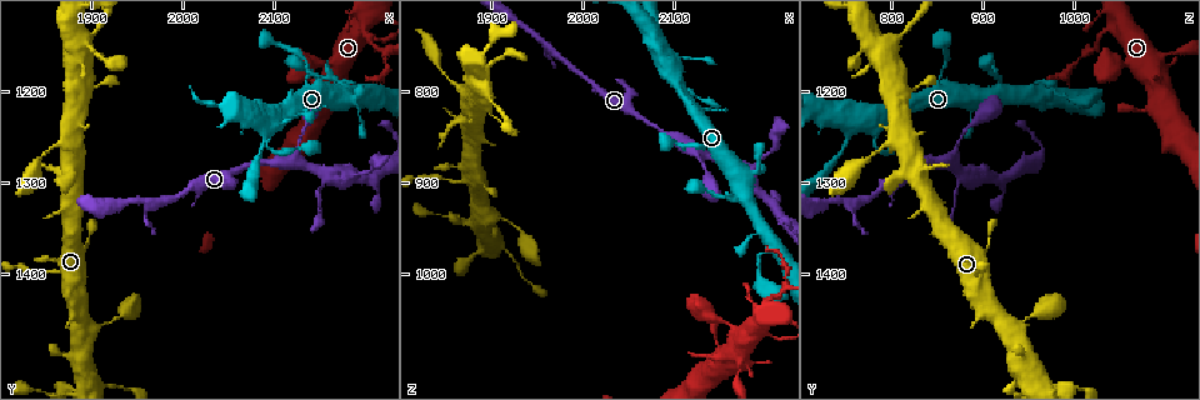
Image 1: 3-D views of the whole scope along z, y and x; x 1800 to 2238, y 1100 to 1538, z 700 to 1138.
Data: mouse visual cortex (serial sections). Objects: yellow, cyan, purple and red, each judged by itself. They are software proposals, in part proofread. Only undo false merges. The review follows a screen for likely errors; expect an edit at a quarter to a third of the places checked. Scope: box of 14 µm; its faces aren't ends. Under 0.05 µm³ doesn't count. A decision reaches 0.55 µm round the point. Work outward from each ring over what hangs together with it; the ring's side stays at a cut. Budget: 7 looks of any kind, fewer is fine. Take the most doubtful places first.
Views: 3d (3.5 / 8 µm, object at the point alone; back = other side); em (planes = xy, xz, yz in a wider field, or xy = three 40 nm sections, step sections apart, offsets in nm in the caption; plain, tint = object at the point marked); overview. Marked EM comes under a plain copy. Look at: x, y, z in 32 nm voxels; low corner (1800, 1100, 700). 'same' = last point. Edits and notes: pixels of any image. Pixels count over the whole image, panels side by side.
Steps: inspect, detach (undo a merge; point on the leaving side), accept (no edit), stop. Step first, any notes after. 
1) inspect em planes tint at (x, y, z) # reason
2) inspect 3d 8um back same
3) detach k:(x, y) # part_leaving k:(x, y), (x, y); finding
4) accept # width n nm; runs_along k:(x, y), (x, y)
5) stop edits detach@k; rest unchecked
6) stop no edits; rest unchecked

inspect 3d 3.5um at (2085, 1245, 755) # narrows sharply

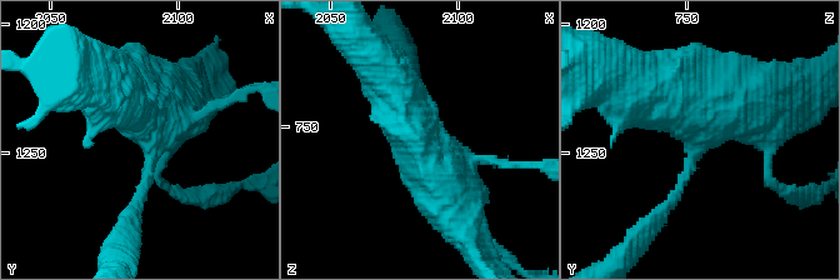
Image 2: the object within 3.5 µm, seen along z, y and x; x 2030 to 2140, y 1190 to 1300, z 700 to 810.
inspect em xy step 1 tint at (2088, 1244, 754)

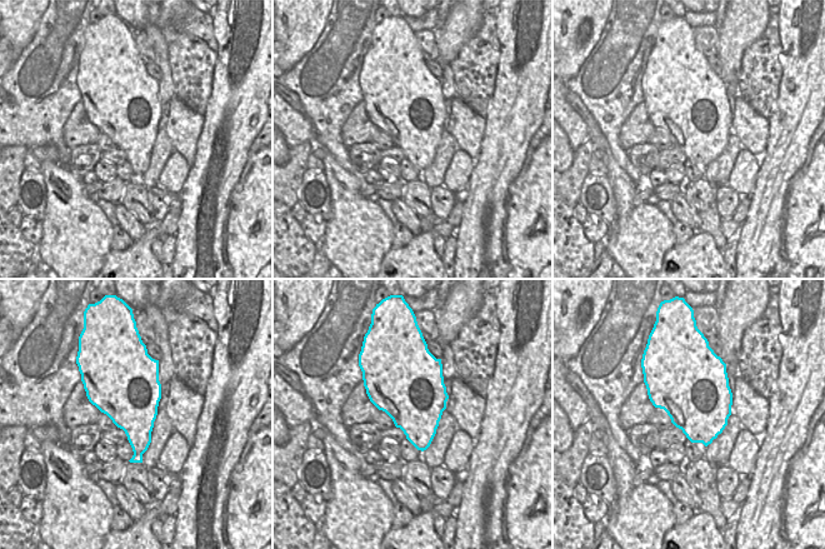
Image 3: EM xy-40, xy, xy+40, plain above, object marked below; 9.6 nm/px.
accept # width 650 nm; runs_along 2:(456, 211), (383, 74); one cell here

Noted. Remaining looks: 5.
inspect 3d 3.5um at (2200, 1140, 1030) # thick turns thin

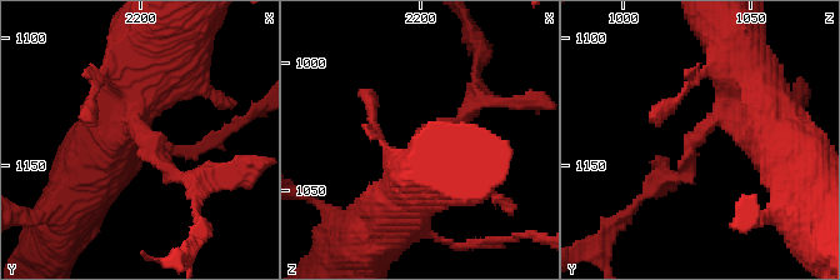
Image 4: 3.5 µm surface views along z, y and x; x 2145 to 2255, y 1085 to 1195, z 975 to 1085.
inspect em xy step 2 tint at (2201, 1139, 1028) # arm_widths 200, 600 nm

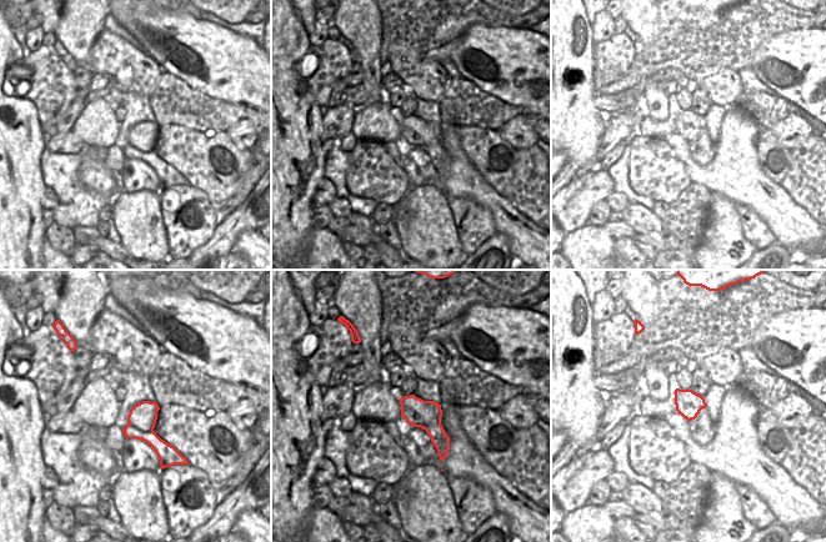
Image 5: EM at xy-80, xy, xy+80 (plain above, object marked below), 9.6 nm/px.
detach 4:(156, 155) # part_leaving 4:(135, 124), (196, 193); a second cell is stuck on

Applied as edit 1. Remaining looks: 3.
stop edits detach@4; rest unchecked

